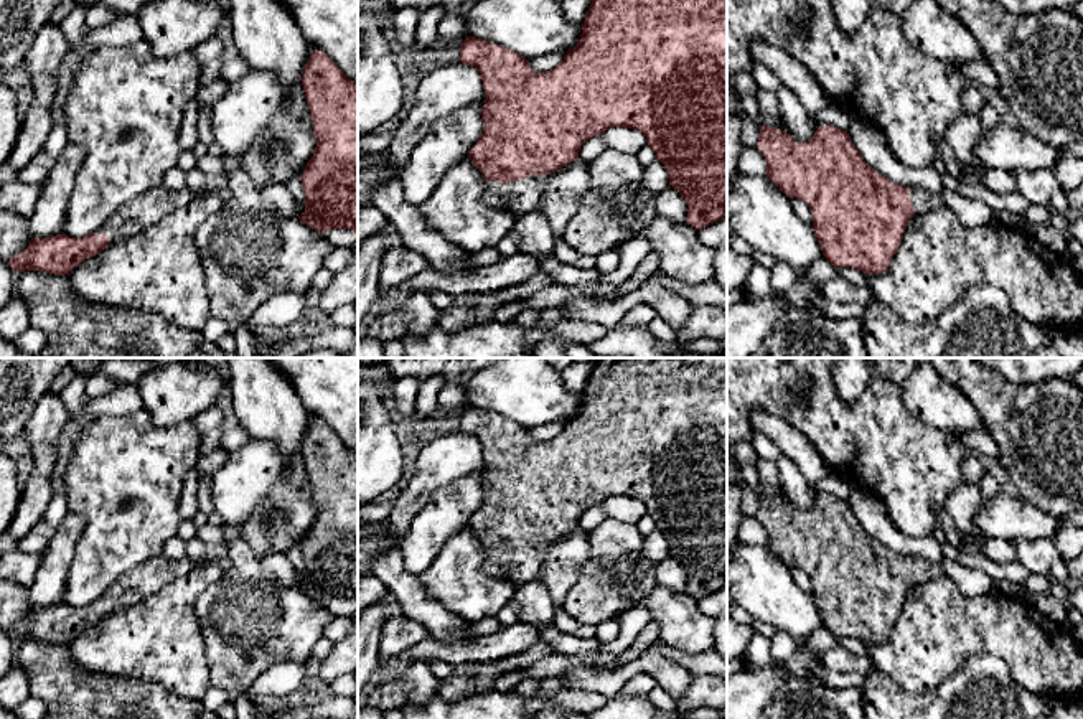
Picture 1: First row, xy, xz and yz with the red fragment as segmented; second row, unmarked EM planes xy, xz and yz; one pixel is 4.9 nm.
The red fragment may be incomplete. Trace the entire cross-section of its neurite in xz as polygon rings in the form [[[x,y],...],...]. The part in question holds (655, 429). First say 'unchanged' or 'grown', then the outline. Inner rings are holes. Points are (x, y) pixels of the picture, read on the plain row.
grown; [[[597,358],[582,392],[579,412],[567,421],[564,429],[547,442],[534,442],[529,429],[486,409],[468,406],[460,414],[458,430],[475,435],[483,450],[485,475],[481,477],[483,500],[478,511],[470,518],[471,533],[485,544],[485,567],[488,576],[519,584],[537,579],[549,546],[579,528],[580,516],[592,506],[602,505],[613,496],[640,500],[648,515],[656,521],[674,557],[687,572],[686,592],[696,599],[720,590],[727,584],[727,358]]]

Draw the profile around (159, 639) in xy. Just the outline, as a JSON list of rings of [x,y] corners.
[[[213,562],[196,564],[152,597],[110,612],[68,643],[73,660],[92,673],[137,676],[201,701],[209,666],[195,605],[221,574]]]

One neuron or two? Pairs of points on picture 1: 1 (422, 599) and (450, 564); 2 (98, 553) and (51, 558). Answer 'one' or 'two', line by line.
1: two
2: two

